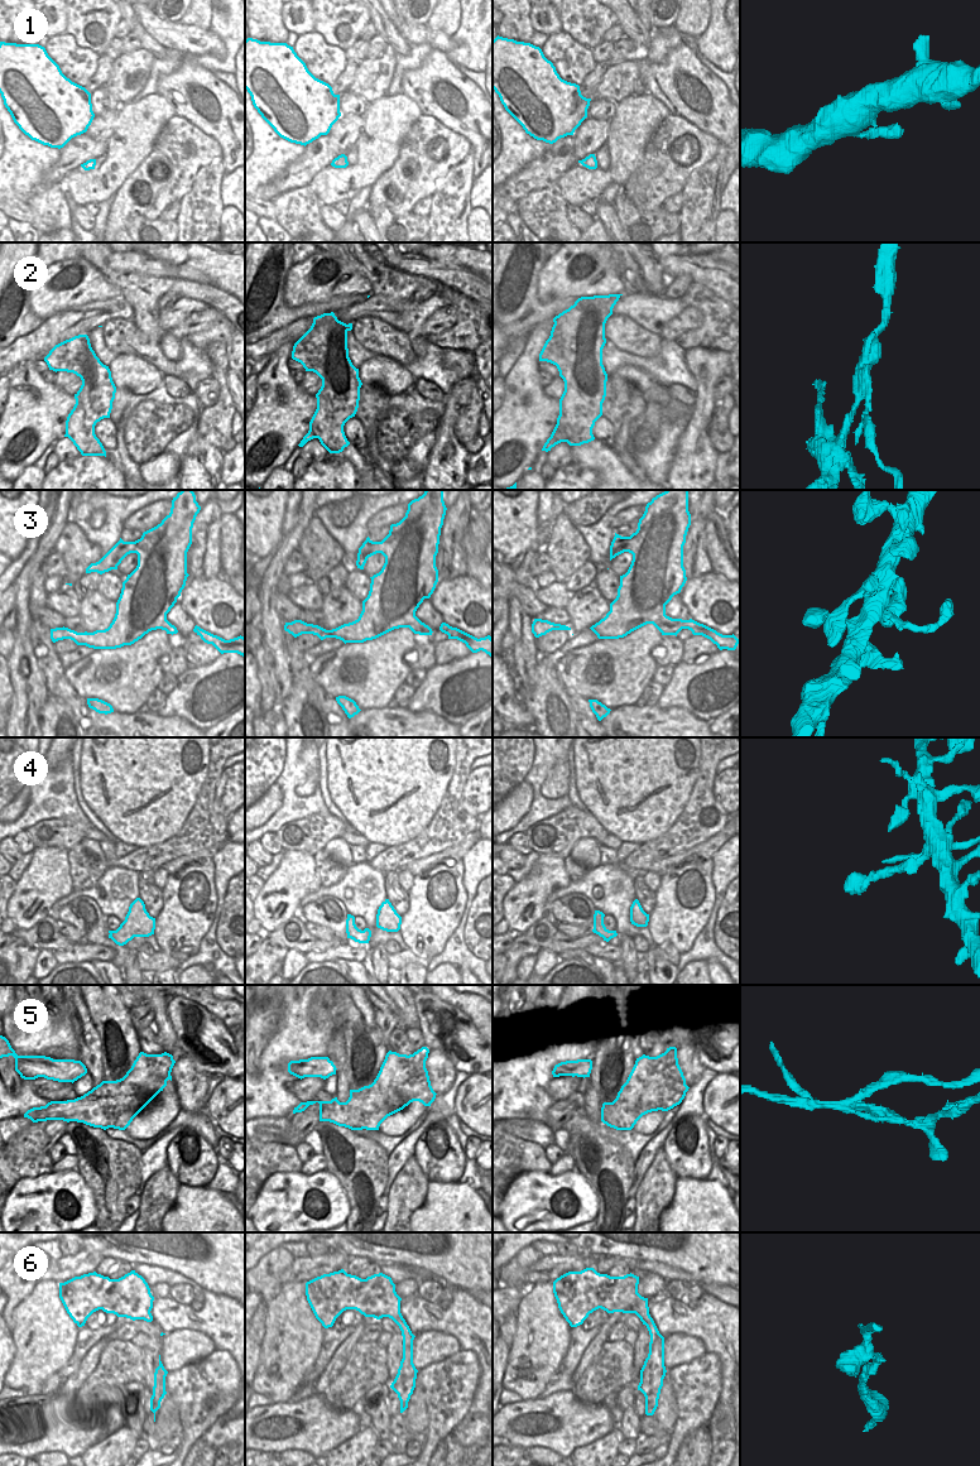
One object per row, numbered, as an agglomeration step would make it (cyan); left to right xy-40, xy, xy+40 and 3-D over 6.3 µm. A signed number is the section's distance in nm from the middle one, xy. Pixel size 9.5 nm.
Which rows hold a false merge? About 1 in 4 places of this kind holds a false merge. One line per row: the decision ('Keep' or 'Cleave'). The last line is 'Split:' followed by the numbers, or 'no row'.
1: Keep
2: Cleave
3: Keep
4: Keep
5: Cleave
6: Keep
Split: 2, 5

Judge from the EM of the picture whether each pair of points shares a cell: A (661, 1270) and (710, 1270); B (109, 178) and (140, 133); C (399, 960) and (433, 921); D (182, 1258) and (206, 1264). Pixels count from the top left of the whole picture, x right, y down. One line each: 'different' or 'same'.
A: different
B: same
C: different
D: same

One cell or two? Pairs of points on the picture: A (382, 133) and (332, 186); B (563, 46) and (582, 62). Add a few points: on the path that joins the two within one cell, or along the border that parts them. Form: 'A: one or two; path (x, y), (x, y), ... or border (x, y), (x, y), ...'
A: one; path (378, 148), (347, 178)
B: one; path (568, 51), (577, 59)

